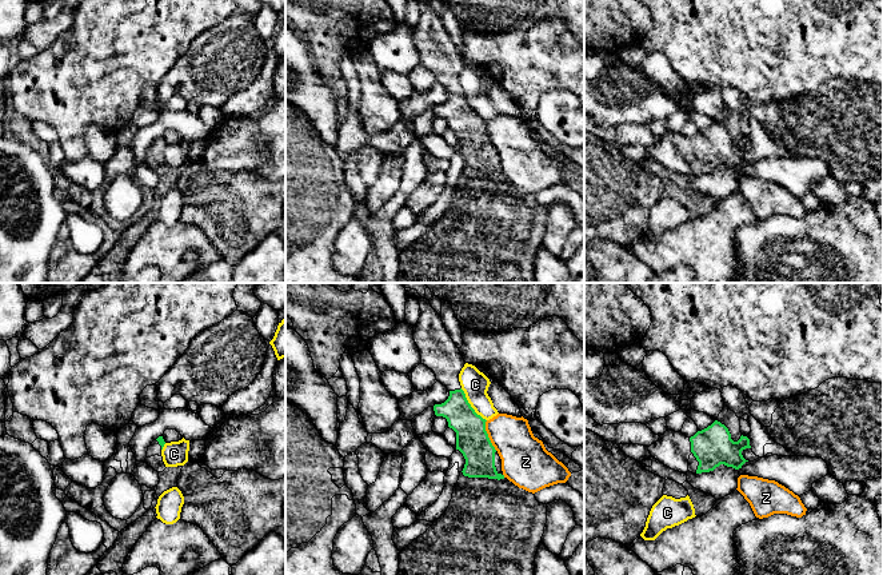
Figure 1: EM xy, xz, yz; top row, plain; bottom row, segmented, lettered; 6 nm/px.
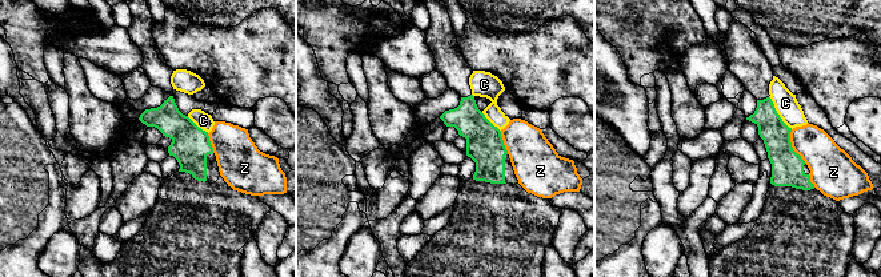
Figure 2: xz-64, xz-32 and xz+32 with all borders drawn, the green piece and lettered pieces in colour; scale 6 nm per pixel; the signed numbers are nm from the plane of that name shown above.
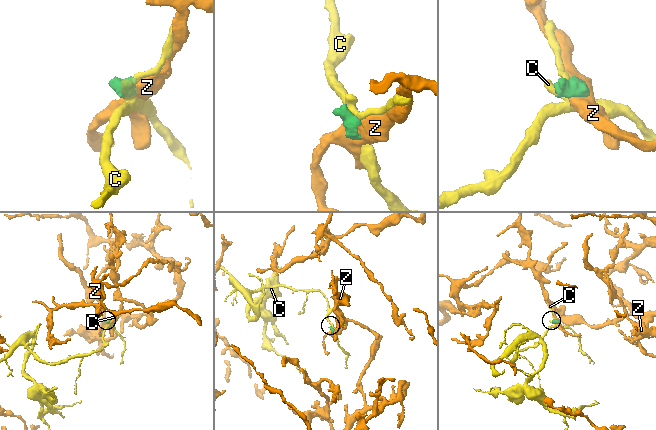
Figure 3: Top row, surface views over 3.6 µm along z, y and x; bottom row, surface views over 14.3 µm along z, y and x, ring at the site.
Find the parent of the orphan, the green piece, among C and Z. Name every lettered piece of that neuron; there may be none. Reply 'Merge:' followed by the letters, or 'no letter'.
Merge: no letter

